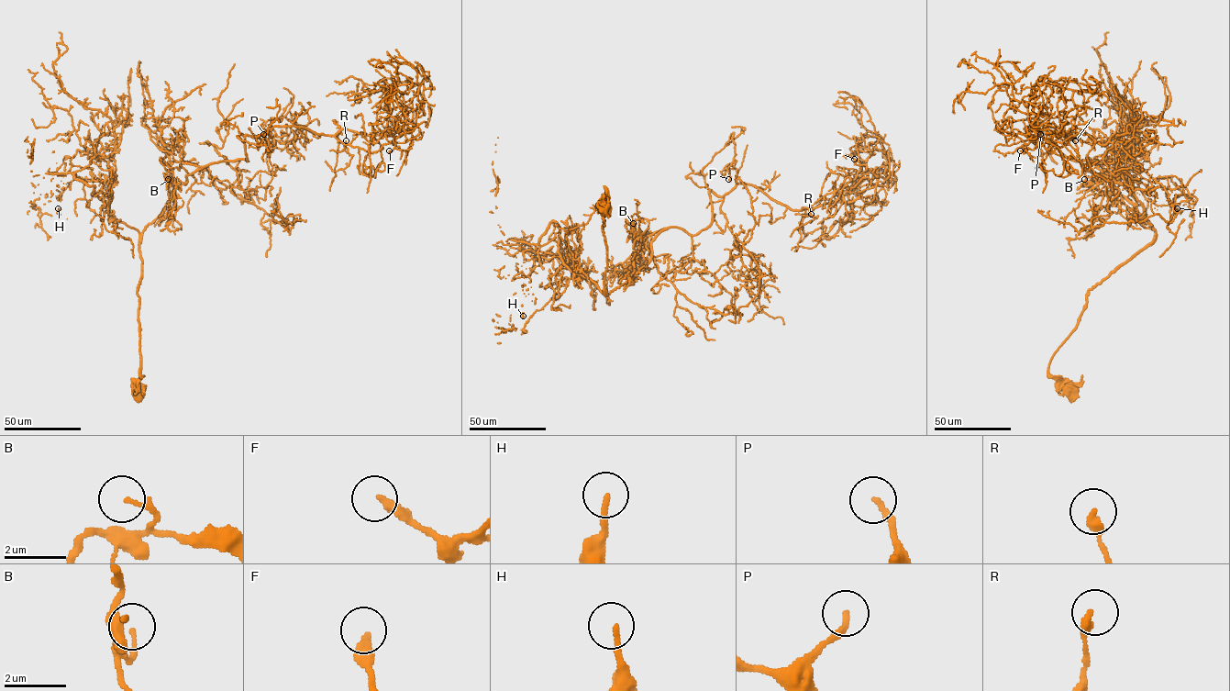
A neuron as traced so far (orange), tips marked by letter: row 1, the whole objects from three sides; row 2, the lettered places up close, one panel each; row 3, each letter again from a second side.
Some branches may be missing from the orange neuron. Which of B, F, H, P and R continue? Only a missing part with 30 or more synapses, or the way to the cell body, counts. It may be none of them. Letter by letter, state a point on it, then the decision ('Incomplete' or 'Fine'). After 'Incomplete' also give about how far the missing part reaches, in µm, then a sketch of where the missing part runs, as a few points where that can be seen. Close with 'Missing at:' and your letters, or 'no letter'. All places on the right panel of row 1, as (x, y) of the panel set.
B: Place: (1084, 179). Fine
F: Place: (1020, 150). Fine
H: Place: (1177, 208). Fine
P: Place: (1040, 134). Fine
R: Place: (1075, 140). Fine
Missing at: no letter

